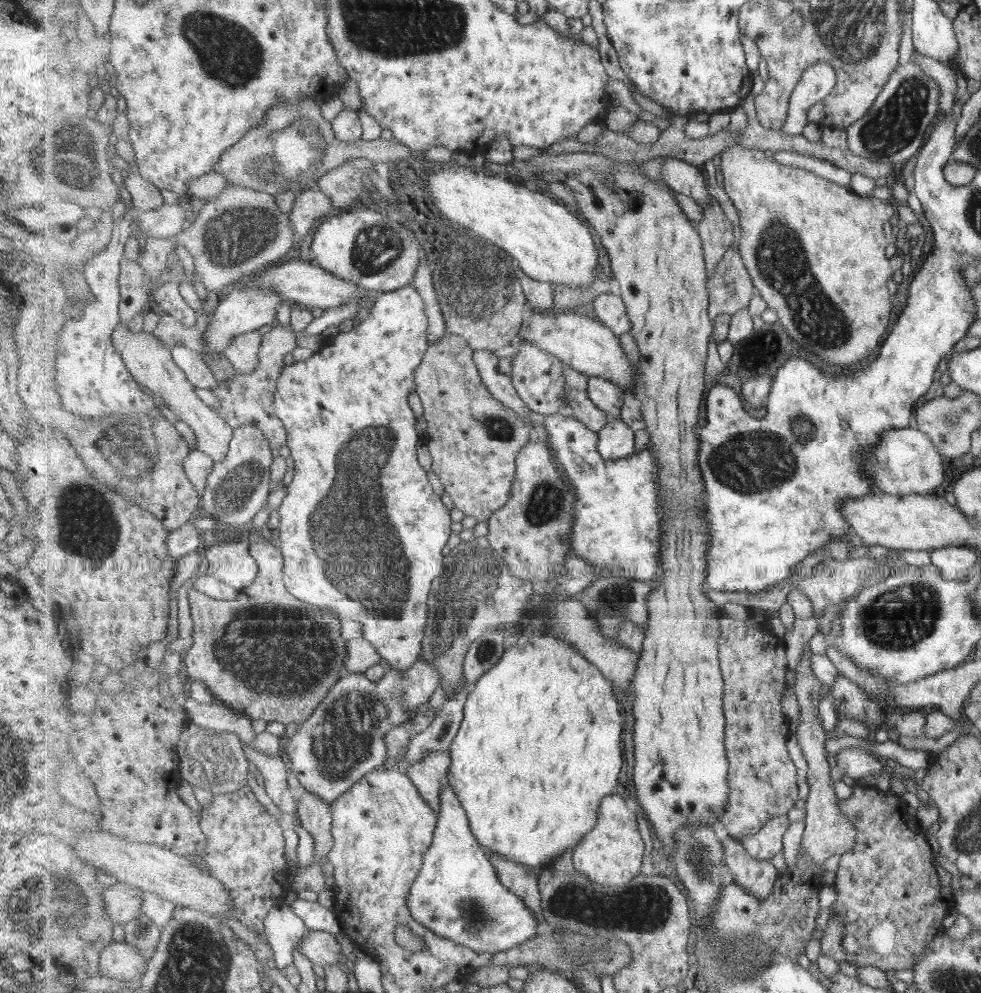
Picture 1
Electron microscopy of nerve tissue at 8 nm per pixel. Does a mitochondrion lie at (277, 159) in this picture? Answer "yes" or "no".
yes

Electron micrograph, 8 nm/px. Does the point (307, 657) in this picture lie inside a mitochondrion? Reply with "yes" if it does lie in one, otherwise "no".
yes

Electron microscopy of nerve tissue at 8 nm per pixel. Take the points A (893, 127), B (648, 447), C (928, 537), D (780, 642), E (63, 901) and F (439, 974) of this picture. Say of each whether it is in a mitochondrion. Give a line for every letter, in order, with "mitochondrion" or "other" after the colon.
A: mitochondrion
B: other
C: other
D: other
E: mitochondrion
F: other

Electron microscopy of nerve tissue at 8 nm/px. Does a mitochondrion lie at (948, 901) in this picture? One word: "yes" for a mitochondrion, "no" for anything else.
no

